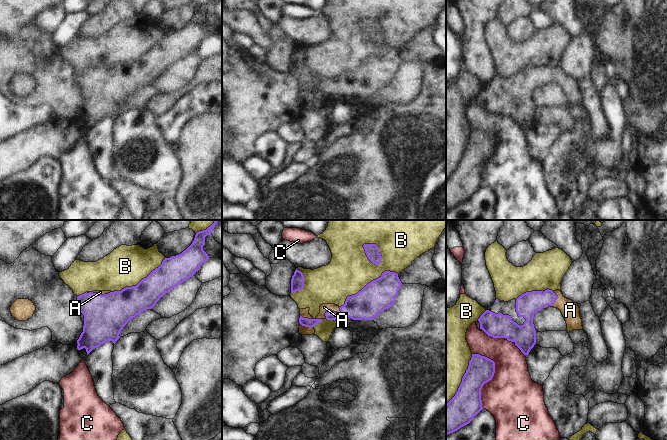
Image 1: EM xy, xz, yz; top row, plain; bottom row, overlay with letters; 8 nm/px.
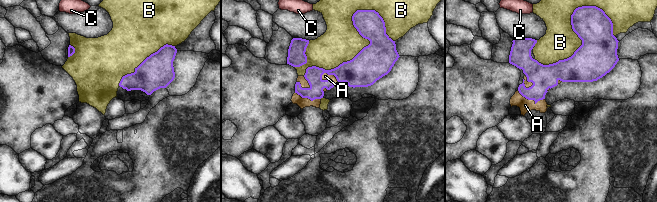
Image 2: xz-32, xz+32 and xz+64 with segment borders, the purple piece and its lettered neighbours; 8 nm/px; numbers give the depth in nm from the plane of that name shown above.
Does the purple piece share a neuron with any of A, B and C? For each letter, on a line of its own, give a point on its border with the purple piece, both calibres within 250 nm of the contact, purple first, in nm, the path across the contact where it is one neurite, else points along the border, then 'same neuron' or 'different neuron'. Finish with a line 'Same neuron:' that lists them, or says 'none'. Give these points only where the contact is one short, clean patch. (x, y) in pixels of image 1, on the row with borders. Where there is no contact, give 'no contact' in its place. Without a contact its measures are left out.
A: contact xz (331, 310); calibres 220 and 60 nm; way xz (360, 306), (339, 312), (331, 310), (324, 307); same neuron
B: contact xz (367, 284); calibres 260 and 340 nm; different neuron
C: contact yz (493, 375); calibres 220 and 420 nm; different neuron
Same neuron: A

